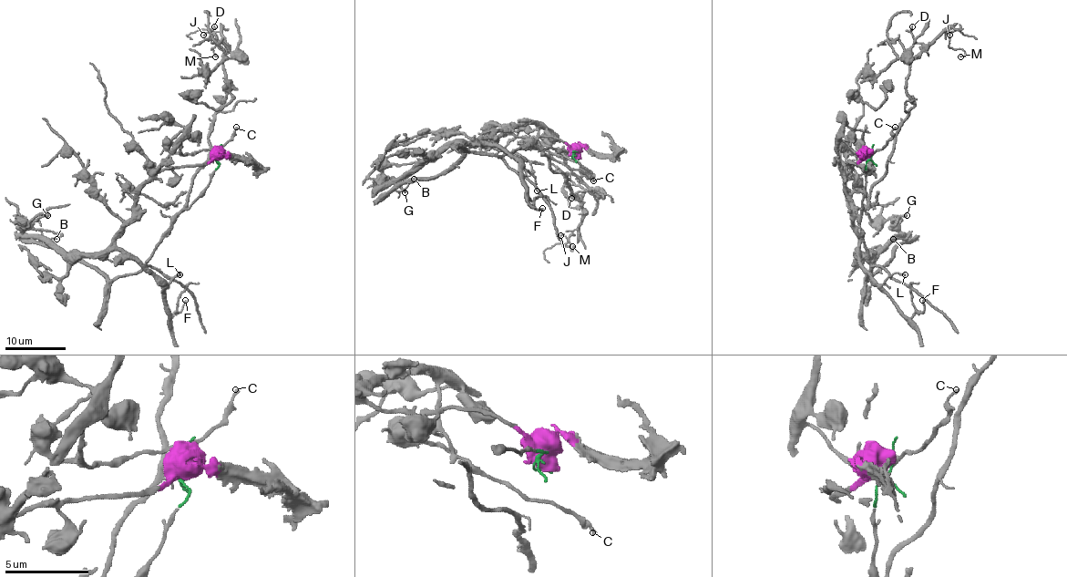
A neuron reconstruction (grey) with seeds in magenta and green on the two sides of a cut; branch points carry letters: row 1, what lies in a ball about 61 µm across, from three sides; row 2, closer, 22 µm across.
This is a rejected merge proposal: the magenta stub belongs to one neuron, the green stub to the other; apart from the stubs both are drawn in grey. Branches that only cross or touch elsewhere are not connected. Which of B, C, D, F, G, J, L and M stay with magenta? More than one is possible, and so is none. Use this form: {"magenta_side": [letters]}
{"magenta_side": ["C", "F", "G", "L"]}

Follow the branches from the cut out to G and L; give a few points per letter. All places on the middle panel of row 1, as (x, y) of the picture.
G: (572, 157), (560, 140), (498, 131), (471, 144), (440, 148), (417, 167), (381, 183), (393, 179), (405, 192)
L: (572, 157), (560, 140), (543, 136), (526, 139), (498, 131), (473, 144), (498, 144), (536, 180), (538, 191)

